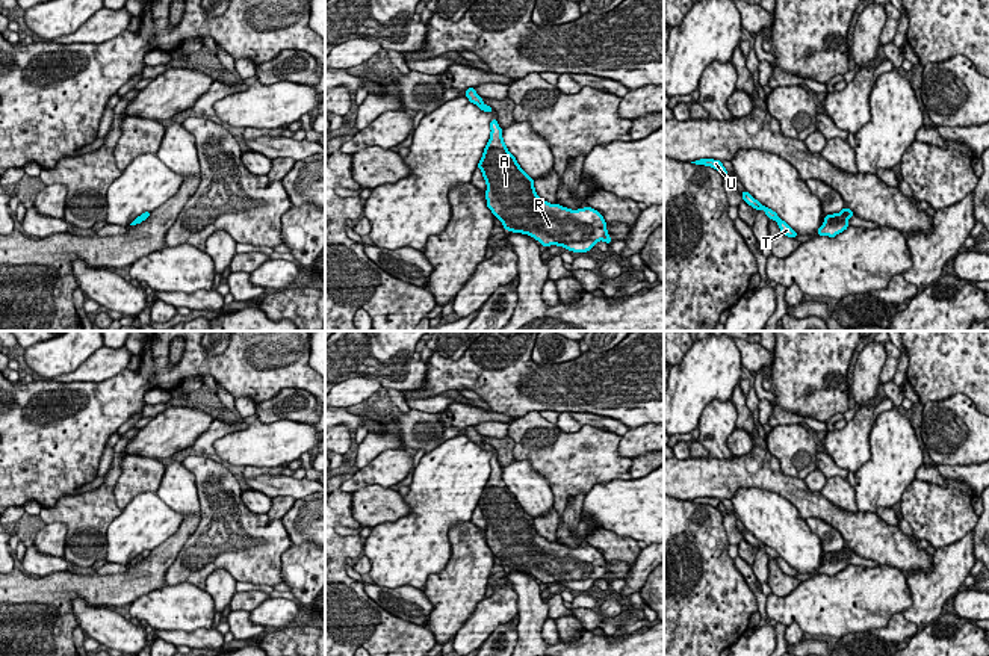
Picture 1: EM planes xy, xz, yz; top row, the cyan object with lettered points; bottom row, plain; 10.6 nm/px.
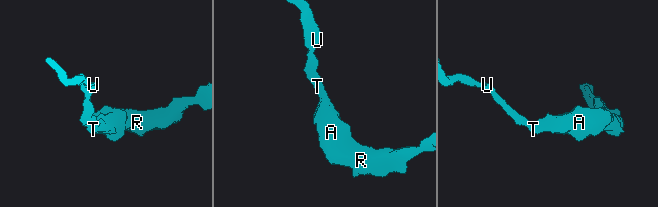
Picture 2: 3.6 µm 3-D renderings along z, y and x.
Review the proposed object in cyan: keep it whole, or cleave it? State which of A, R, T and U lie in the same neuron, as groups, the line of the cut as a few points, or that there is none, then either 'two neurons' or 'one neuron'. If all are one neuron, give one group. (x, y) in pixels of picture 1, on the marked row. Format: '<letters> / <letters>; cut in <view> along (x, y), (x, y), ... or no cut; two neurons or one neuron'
A R T U; no cut; one neuron

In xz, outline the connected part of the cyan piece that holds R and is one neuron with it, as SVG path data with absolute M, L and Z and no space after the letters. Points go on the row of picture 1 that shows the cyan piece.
M496 118L478 168L487 183L487 207L504 228L534 237L543 246L563 246L573 252L591 251L596 242L611 245L603 216L591 209L570 210L540 198L534 180L508 151Z

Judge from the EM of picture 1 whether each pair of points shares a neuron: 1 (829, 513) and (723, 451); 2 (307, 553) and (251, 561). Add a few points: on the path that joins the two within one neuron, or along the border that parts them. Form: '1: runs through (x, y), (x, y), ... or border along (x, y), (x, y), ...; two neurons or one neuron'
1: border along (709, 454), (719, 458), (734, 457); two neurons
2: border along (292, 544), (282, 555), (282, 581); two neurons

